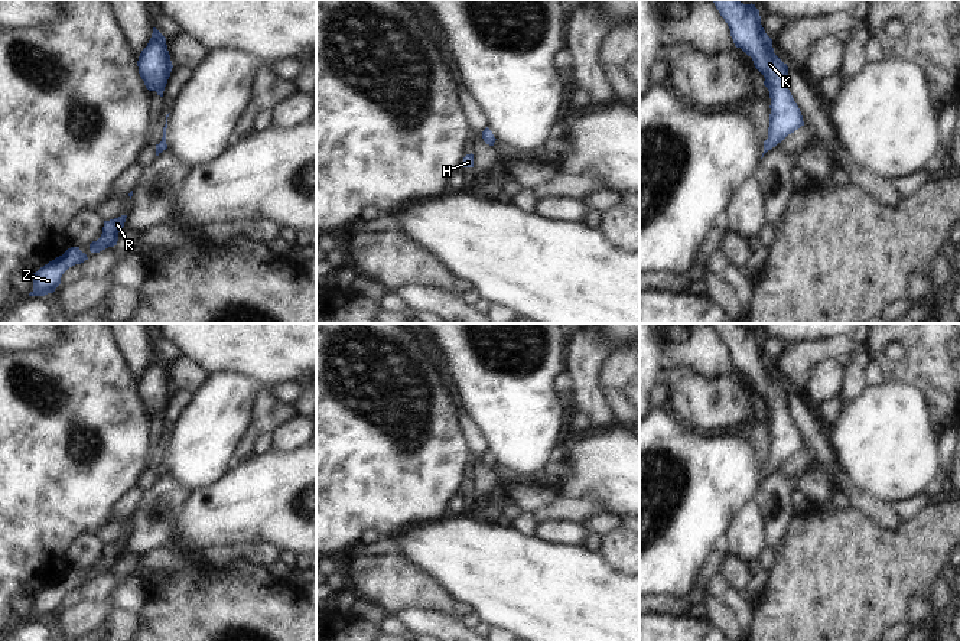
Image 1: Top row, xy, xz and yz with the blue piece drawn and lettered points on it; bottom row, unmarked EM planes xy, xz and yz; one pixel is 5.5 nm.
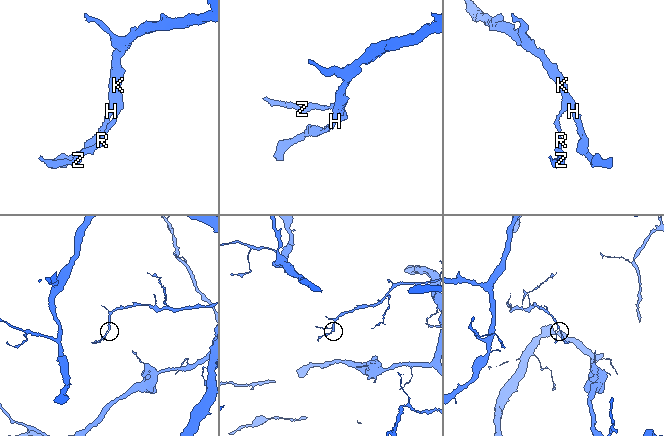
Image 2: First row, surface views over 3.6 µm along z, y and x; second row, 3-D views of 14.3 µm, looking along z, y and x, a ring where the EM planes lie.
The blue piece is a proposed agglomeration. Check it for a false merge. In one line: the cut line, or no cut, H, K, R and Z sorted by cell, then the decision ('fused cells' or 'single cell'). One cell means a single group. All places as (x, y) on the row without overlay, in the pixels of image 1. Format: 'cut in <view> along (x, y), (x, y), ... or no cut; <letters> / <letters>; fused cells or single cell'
no cut; H K R Z; single cell

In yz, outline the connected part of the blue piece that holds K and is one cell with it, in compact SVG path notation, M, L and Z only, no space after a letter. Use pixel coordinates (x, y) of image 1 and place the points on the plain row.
M713 323L713 326L728 346L735 370L752 381L769 414L771 437L764 481L768 474L804 449L801 435L788 413L788 390L774 377L772 362L762 351L755 328L743 328L739 323Z

